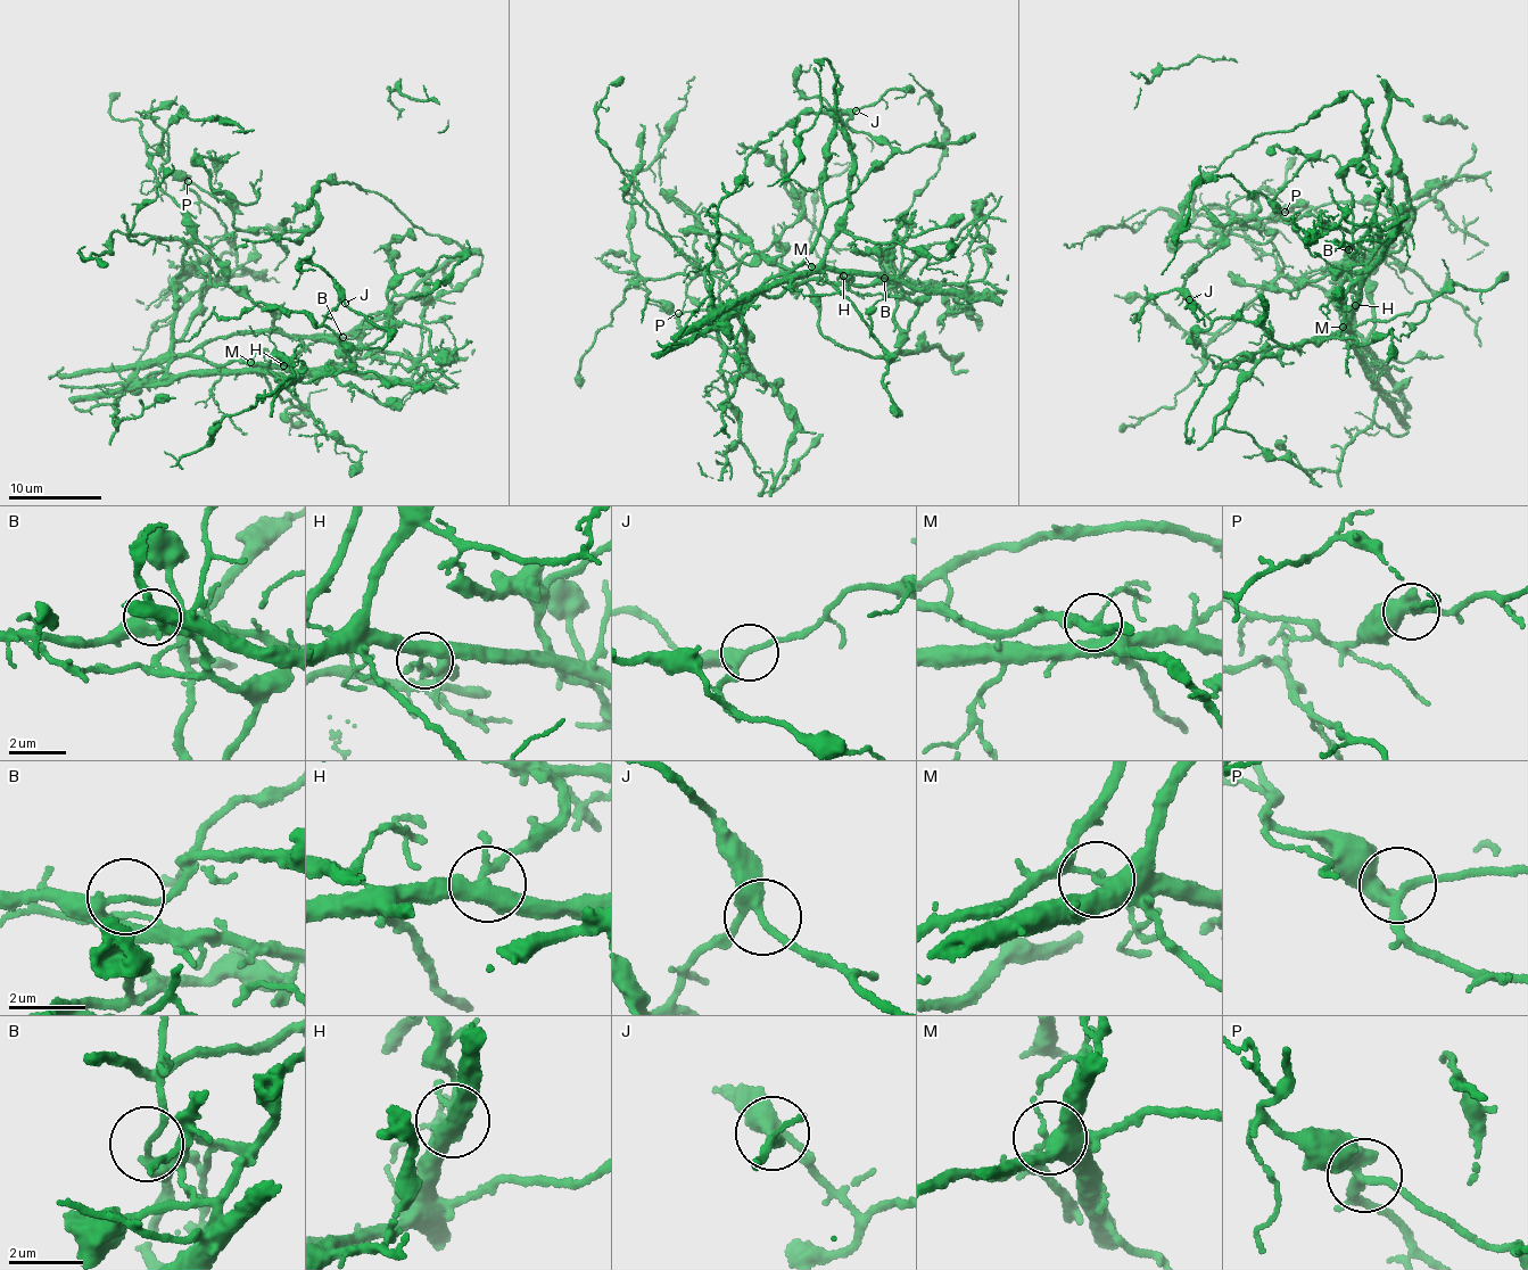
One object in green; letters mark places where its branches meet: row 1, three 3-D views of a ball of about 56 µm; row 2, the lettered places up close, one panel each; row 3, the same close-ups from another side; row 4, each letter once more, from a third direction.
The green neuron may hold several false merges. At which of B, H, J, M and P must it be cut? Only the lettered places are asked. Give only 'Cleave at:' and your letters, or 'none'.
Cleave at: B, M

